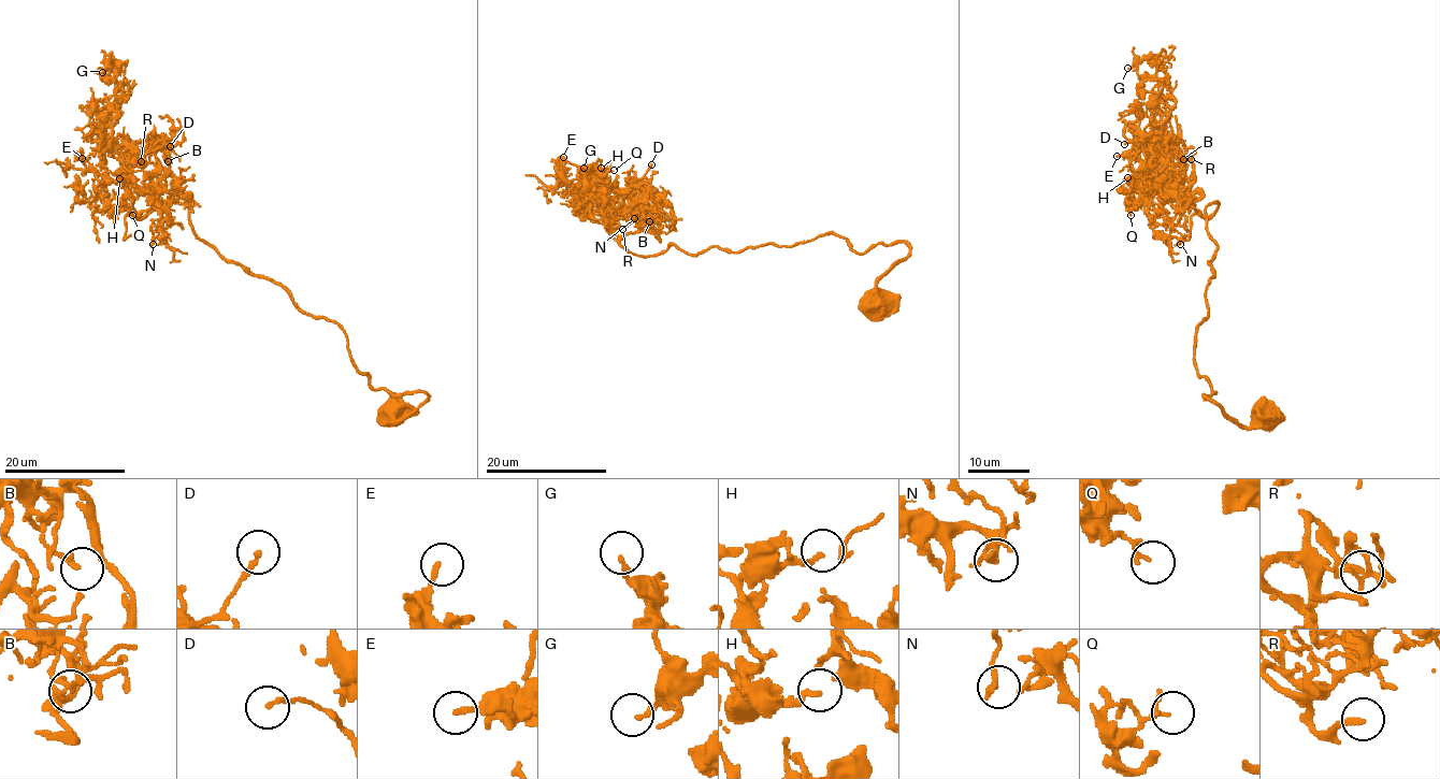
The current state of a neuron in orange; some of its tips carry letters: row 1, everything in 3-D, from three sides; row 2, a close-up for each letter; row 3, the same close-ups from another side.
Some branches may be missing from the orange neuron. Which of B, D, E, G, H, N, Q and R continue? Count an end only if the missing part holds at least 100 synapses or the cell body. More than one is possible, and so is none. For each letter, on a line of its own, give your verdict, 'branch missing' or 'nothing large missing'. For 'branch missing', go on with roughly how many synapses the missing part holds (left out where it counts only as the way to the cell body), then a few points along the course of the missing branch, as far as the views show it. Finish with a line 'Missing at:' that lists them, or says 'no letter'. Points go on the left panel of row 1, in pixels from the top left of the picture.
B: nothing large missing
D: nothing large missing
E: nothing large missing
G: nothing large missing
H: nothing large missing
N: nothing large missing
Q: nothing large missing
R: branch missing; 200 synapses; course (141, 161), (153, 163), (153, 156), (142, 139), (140, 116), (166, 90), (167, 68), (178, 60)
Missing at: R

